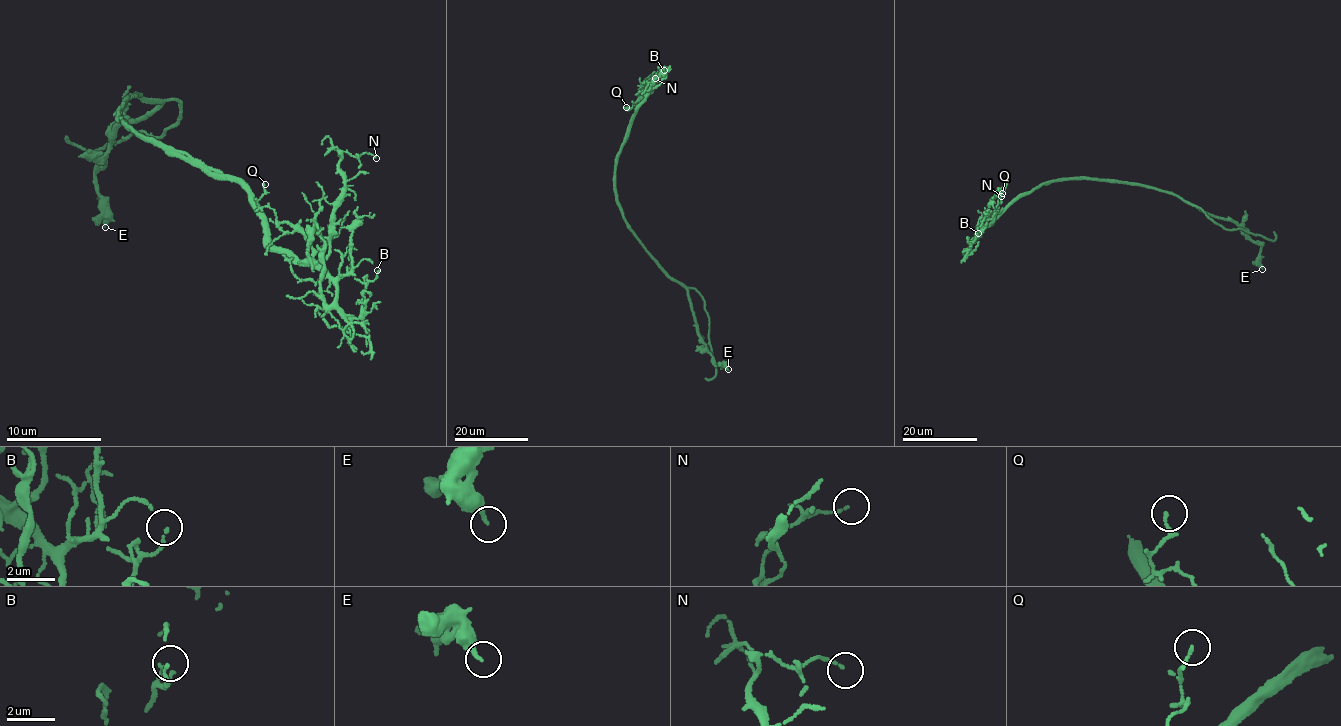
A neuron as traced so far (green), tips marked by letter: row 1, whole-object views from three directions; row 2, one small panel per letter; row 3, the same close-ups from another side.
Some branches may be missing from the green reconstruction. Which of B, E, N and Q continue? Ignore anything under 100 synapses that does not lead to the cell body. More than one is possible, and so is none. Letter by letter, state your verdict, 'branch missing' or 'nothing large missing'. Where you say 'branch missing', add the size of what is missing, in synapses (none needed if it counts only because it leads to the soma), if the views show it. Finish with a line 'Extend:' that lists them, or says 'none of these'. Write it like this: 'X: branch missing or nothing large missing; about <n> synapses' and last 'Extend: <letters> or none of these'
B: nothing large missing
E: nothing large missing
N: nothing large missing
Q: nothing large missing
Extend: none of these

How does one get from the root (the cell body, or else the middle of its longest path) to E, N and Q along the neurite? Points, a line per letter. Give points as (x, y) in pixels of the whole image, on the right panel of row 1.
E: (1103, 180), (1132, 182), (1167, 190), (1208, 213), (1230, 218), (1260, 245), (1262, 269)
N: (1103, 180), (1071, 178), (1040, 183), (1014, 198), (986, 226), (991, 199), (998, 189), (1001, 196)
Q: (1103, 180), (1071, 178), (1040, 183), (1010, 201), (990, 224), (1002, 193)

